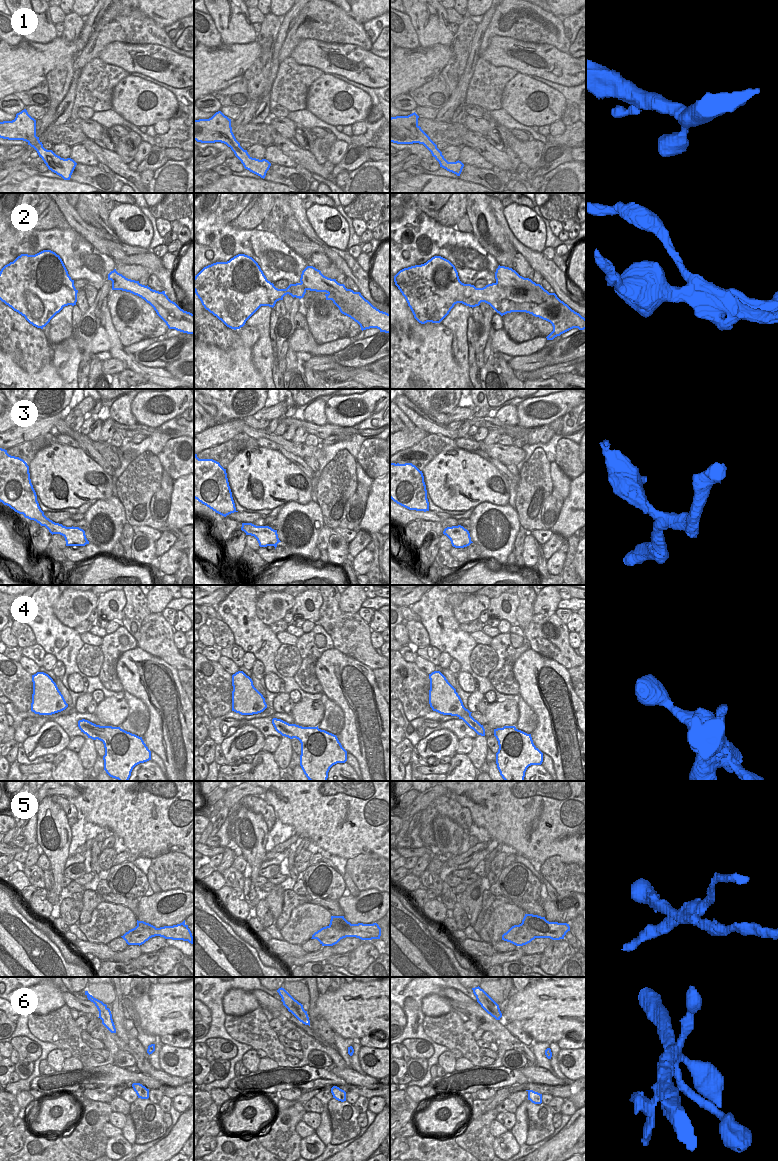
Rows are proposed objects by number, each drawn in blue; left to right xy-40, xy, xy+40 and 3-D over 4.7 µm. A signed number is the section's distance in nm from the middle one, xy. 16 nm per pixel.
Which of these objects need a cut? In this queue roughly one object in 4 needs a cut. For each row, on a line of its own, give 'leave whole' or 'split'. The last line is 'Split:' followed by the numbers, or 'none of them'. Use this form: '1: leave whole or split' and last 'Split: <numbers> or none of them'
1: leave whole
2: split
3: leave whole
4: leave whole
5: split
6: leave whole
Split: 2, 5

